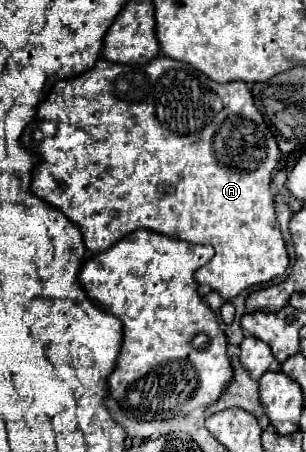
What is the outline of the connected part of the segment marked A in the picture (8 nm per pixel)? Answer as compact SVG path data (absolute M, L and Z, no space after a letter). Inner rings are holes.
M160 55L144 65L122 65L122 63L110 63L106 59L98 59L96 65L92 69L88 69L86 73L58 81L50 89L48 97L38 105L36 119L34 119L34 123L30 123L26 127L26 131L20 137L20 143L38 157L38 163L34 165L36 169L32 169L32 185L30 185L32 193L38 199L60 209L72 223L76 223L80 227L82 239L84 239L84 245L88 251L102 253L110 245L114 245L116 241L120 241L122 237L126 237L128 233L132 233L136 229L150 229L150 231L168 235L172 239L182 239L188 243L212 245L216 253L210 259L210 263L206 263L204 267L200 267L194 273L196 283L212 287L224 299L234 299L236 295L240 295L244 289L248 289L252 285L272 281L274 277L282 275L288 267L288 253L284 247L284 239L282 239L280 231L274 231L276 229L274 195L270 193L272 171L276 169L276 165L280 161L280 151L278 151L276 139L272 137L270 129L268 129L268 139L266 139L266 129L268 127L266 127L262 115L258 113L258 109L254 107L252 93L246 83L232 81L232 83L220 85L220 83L208 79L204 73L192 69L190 65Z

